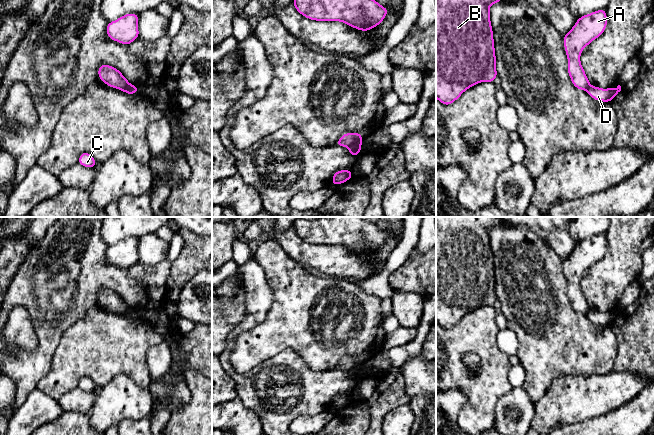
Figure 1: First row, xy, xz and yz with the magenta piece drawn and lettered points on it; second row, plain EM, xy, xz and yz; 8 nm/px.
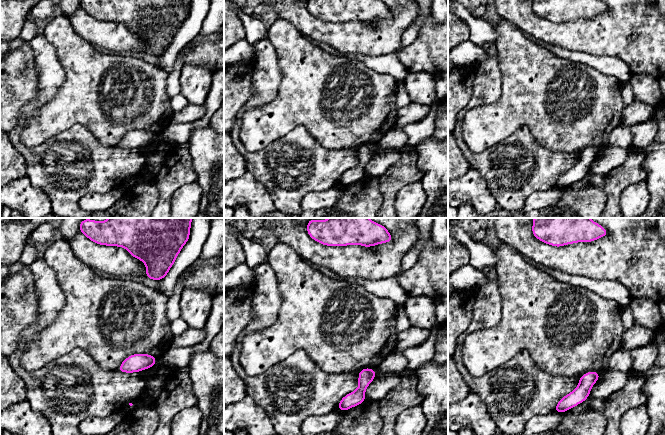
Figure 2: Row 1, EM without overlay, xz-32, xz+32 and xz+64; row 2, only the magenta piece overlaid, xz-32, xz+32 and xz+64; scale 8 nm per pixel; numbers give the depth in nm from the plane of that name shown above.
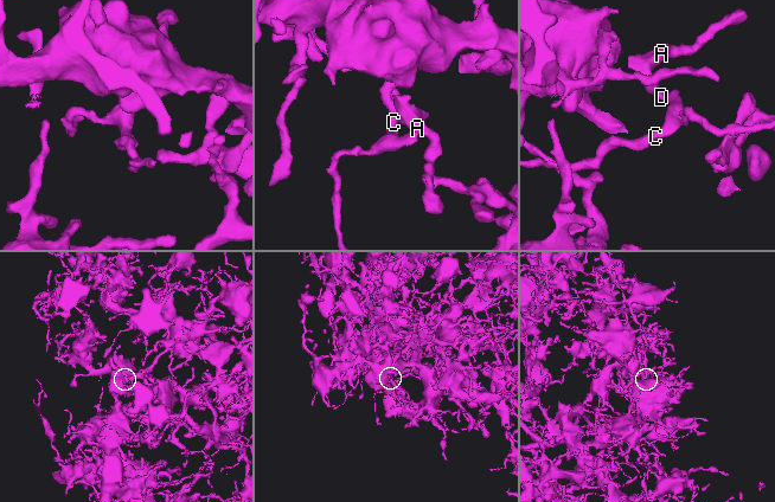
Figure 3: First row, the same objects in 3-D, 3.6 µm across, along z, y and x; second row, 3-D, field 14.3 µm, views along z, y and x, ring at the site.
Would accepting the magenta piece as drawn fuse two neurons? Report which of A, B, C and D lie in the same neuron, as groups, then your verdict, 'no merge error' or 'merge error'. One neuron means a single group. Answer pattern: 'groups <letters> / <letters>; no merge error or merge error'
groups A B / C D; merge error

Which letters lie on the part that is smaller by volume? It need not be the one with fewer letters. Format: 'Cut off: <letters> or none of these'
Cut off: C, D

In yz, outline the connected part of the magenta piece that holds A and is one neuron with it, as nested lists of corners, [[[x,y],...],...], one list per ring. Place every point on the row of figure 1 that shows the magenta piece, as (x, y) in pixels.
[[[597,10],[577,19],[572,29],[563,37],[567,71],[572,84],[580,90],[587,91],[590,83],[580,62],[582,50],[593,40],[601,36],[607,27],[606,10]]]

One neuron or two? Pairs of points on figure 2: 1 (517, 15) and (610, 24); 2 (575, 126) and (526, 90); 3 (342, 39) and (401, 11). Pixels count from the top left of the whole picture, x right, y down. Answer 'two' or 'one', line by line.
1: one
2: one
3: one

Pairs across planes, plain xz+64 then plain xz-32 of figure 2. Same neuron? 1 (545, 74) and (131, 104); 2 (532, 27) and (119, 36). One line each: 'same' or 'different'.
1: same
2: same

